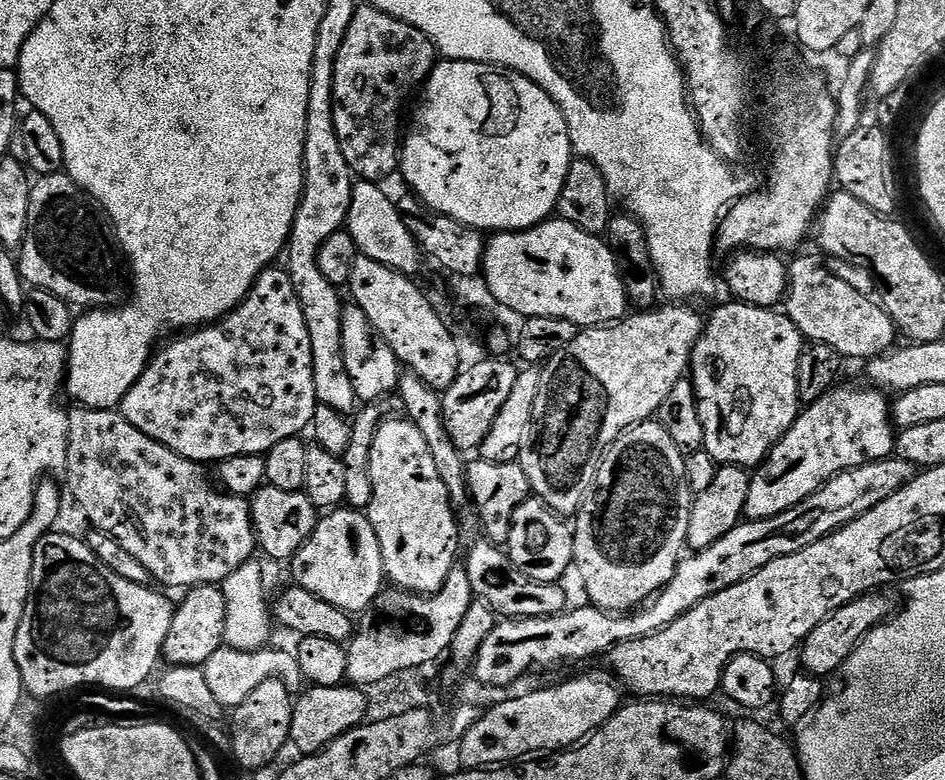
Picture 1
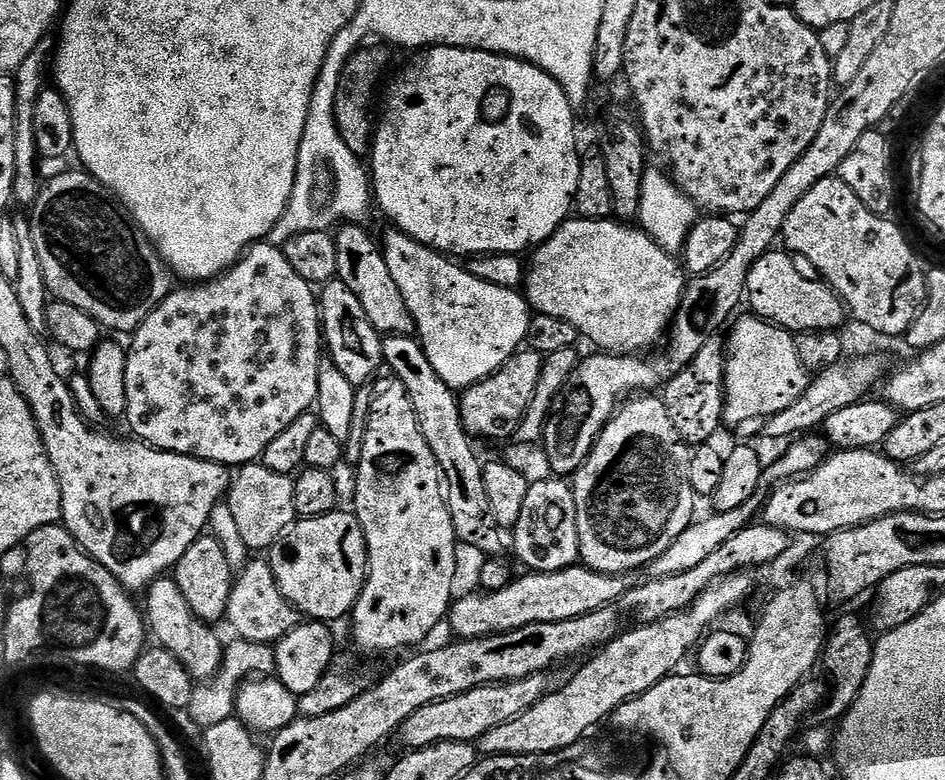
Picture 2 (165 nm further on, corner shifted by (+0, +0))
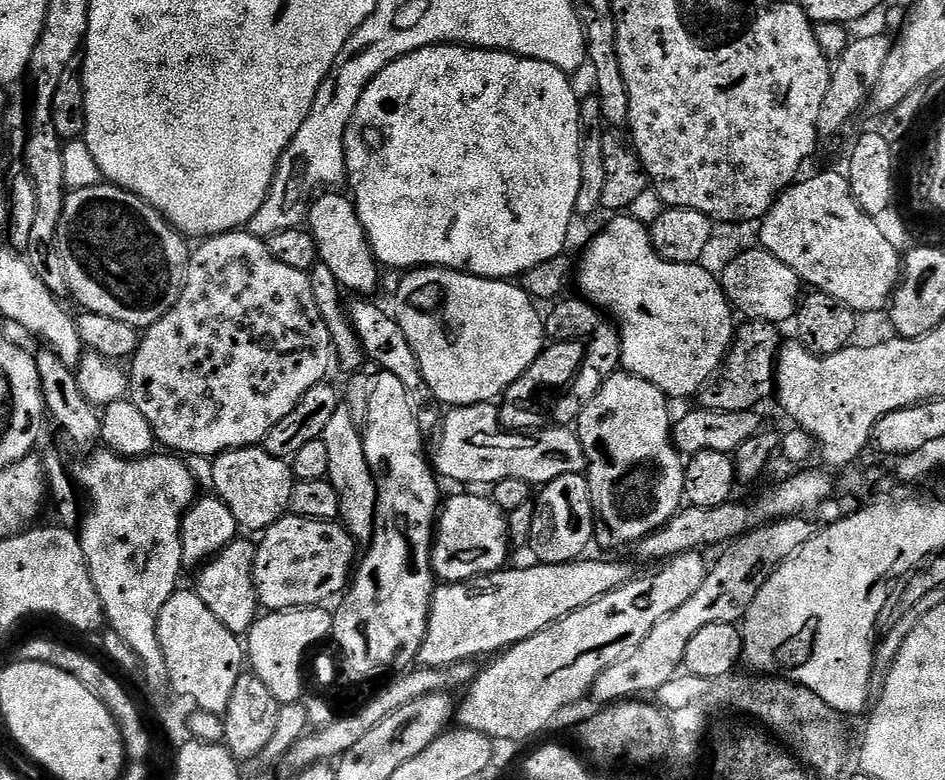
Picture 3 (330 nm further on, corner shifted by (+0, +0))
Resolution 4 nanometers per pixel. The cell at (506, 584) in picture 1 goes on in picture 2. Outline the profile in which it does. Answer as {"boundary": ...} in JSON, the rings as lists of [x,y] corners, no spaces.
{"boundary":[[[415,335],[384,336],[382,354],[383,367],[389,368],[391,375],[400,380],[402,386],[406,386],[406,394],[410,394],[410,406],[414,406],[414,418],[418,418],[422,438],[426,438],[426,446],[434,450],[457,541],[472,543],[488,558],[495,557],[498,525],[494,510],[490,510],[490,498],[486,494],[484,464],[476,457],[476,452],[472,449],[473,441],[464,429],[457,393],[450,386],[446,386],[442,378],[438,378],[434,366],[430,366],[430,358],[426,358],[423,344]]]}

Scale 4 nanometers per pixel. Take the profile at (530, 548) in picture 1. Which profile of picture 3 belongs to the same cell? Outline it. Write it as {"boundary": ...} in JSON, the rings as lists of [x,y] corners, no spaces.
{"boundary":[[[562,474],[562,478],[554,478],[549,484],[543,485],[535,497],[535,512],[533,520],[533,534],[530,551],[536,555],[535,559],[541,564],[568,564],[571,560],[581,559],[584,552],[594,540],[596,530],[596,512],[592,508],[588,477],[584,474]]]}

